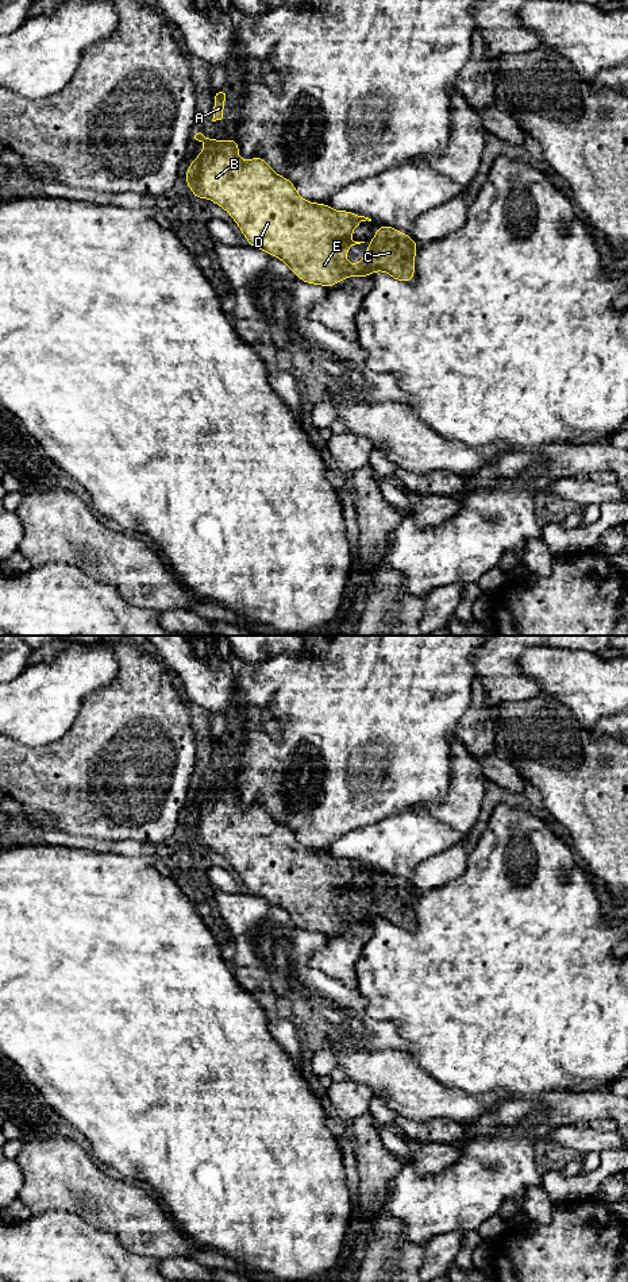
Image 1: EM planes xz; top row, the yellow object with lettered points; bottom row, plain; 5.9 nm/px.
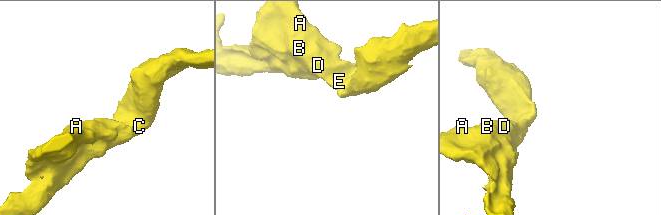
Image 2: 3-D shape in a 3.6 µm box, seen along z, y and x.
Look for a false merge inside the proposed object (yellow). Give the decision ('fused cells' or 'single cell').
single cell

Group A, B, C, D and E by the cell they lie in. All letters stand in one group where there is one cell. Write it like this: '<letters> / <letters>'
A B C D E

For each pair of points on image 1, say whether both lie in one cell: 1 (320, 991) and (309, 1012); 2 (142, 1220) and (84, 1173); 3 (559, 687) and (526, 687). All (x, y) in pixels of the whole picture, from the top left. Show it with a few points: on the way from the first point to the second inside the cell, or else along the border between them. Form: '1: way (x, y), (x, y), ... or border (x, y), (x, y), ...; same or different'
1: way (318, 996), (318, 1000), (311, 1007); same
2: way (127, 1211), (115, 1204), (99, 1188); same
3: border (520, 663), (520, 670), (538, 682), (539, 694); different

